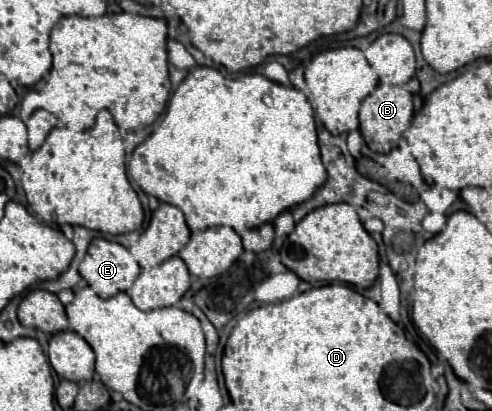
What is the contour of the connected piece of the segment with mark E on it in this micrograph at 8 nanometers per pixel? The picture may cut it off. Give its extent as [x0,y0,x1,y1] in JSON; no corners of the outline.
[79,238,141,298]

